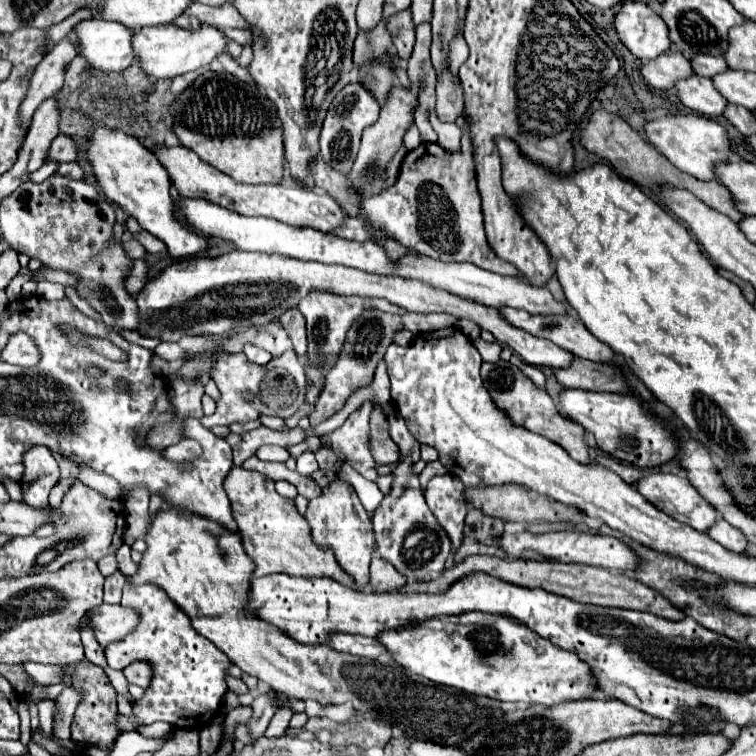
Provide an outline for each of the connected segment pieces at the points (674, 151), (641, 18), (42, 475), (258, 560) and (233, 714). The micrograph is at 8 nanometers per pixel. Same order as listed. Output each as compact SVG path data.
M696 113L688 115L666 115L660 119L648 119L644 123L644 137L678 169L682 169L688 175L694 175L698 179L710 181L714 179L714 165L720 161L728 161L730 155L730 141L716 121L700 117Z
M624 1L614 17L614 29L626 49L638 59L654 59L668 51L670 37L664 21L648 5Z
M32 447L24 453L24 465L24 503L36 509L48 507L48 495L60 481L60 469L54 455L46 447Z
M234 467L224 481L224 489L232 503L232 513L242 535L242 545L248 557L256 563L254 577L272 573L286 573L294 577L332 577L342 585L352 589L356 587L352 577L340 569L332 549L324 549L314 543L308 521L296 511L292 499L276 493L272 479L266 479L256 471Z
M238 705L238 707L234 707L232 711L228 711L228 715L226 715L226 725L224 725L226 737L230 739L230 733L232 733L232 729L234 729L236 723L246 723L250 717L252 717L252 709L250 709L250 707L244 707L244 705Z

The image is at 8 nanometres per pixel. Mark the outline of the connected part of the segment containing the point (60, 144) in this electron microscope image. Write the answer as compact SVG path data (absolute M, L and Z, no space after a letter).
M60 133L60 135L52 141L52 147L50 147L50 151L48 151L48 157L54 159L54 161L60 161L60 163L78 161L78 147L76 147L76 143L70 139L70 135Z

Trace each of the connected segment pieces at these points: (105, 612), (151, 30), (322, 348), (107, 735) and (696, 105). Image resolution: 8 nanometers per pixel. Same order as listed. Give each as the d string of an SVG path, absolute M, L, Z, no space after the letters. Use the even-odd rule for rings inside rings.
M98 605L78 621L78 631L92 629L96 641L106 647L110 641L124 639L136 627L138 615L122 605Z
M170 23L170 25L144 27L140 31L134 31L132 45L134 45L138 61L146 73L150 73L154 77L172 79L176 75L184 75L188 71L196 71L200 67L210 65L220 53L226 51L228 37L222 31L218 31L214 25L208 25L208 23L200 23L200 29L196 29L196 31L180 29L174 23Z
M308 293L308 297L304 297L300 303L298 303L298 309L302 311L302 315L306 317L306 327L308 327L308 359L310 363L318 363L318 361L324 361L330 369L336 359L338 359L338 353L340 353L340 347L344 345L344 339L346 339L346 331L350 329L350 325L354 323L354 319L364 311L364 309L370 309L370 307L378 307L380 311L386 311L386 313L398 313L398 315L404 315L408 311L384 301L384 299L370 299L370 297L332 297L332 293Z
M88 659L72 665L69 673L72 687L76 691L80 691L80 695L82 695L82 699L76 707L76 715L74 715L76 723L72 723L72 741L76 741L80 745L86 743L86 745L98 745L98 747L112 745L114 739L118 737L118 729L114 725L116 713L118 713L118 709L116 709L116 689L110 685L104 671L100 671L100 667L92 664Z
M700 75L678 81L676 83L676 95L684 107L688 107L700 115L706 115L706 117L722 115L722 111L728 103L716 91L716 87L712 85L712 79L706 79Z

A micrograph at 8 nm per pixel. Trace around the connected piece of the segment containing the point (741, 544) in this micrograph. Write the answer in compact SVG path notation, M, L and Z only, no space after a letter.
M720 517L720 519L716 521L716 525L708 531L708 535L710 535L714 541L718 541L724 549L728 549L728 551L732 551L732 553L742 553L742 551L746 551L746 545L748 545L746 537L744 537L736 527L728 525L722 517Z

